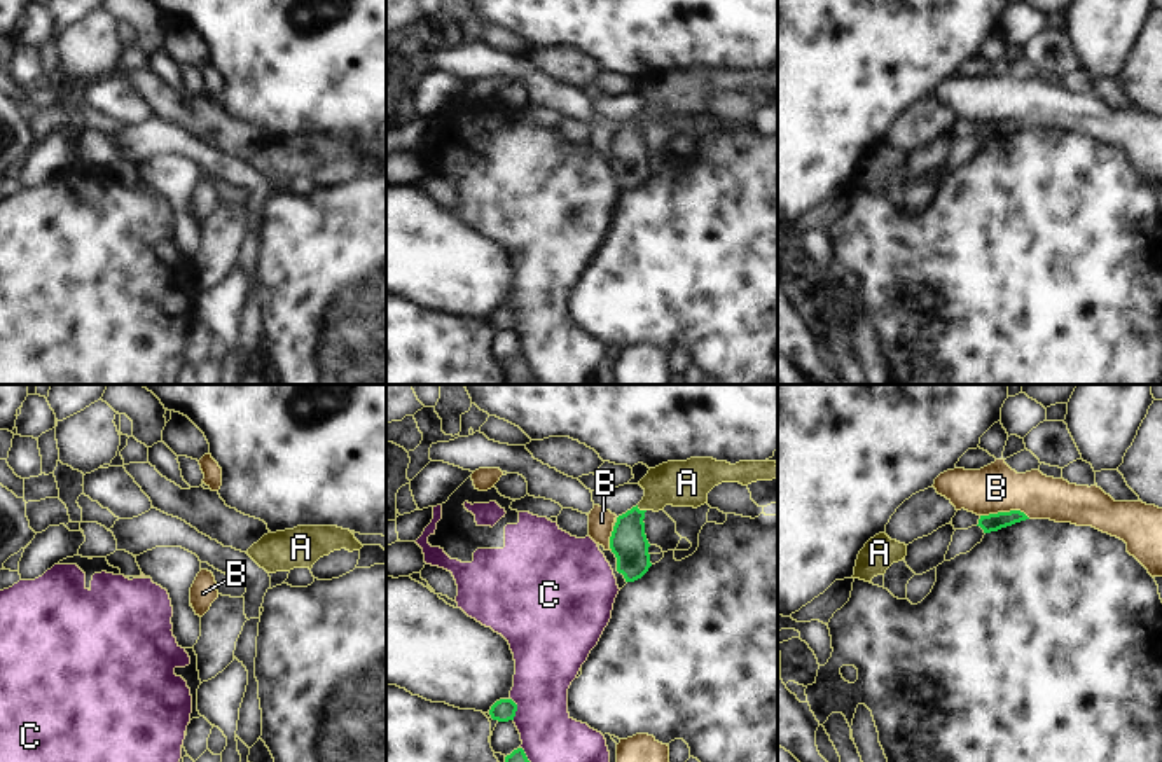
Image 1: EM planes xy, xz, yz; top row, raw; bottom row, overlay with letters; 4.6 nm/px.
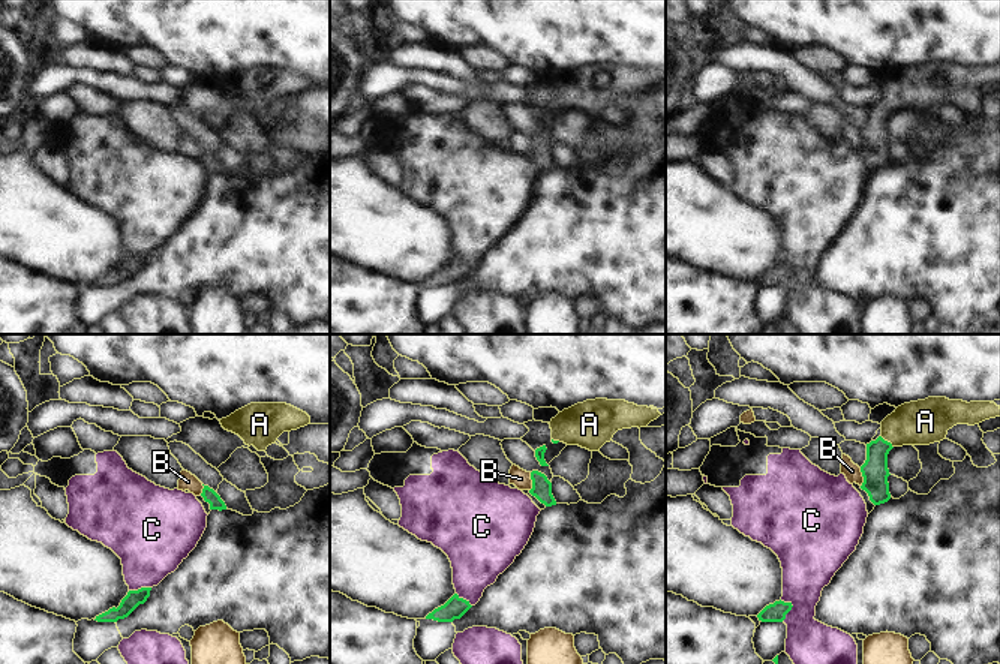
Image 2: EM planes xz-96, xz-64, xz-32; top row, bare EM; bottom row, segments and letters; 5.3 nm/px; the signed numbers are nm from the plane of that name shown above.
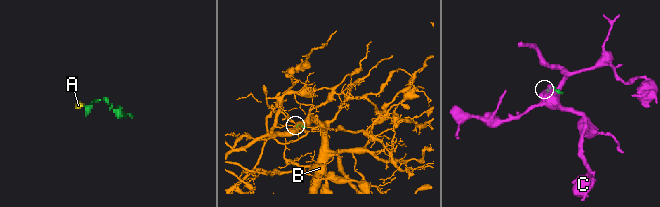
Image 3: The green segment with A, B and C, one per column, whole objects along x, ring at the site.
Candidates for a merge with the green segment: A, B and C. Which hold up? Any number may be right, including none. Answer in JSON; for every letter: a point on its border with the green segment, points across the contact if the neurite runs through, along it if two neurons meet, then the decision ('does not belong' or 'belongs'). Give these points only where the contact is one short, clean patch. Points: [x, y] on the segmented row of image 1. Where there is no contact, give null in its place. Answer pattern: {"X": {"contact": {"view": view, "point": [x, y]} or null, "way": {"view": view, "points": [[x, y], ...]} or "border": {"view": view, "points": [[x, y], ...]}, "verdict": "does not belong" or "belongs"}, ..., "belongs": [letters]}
{"A": {"contact": {"view": "xz", "point": [642, 511]}, "way": {"view": "xz", "points": [[628, 542], [629, 525], [642, 511], [668, 484], [687, 483]]}, "verdict": "belongs"}, "B": {"contact": {"view": "yz", "point": [1005, 512]}, "verdict": "does not belong"}, "C": {"contact": {"view": "xz", "point": [516, 708]}, "verdict": "does not belong"}, "belongs": ["A"]}

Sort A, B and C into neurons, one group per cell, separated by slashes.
A / B / C

